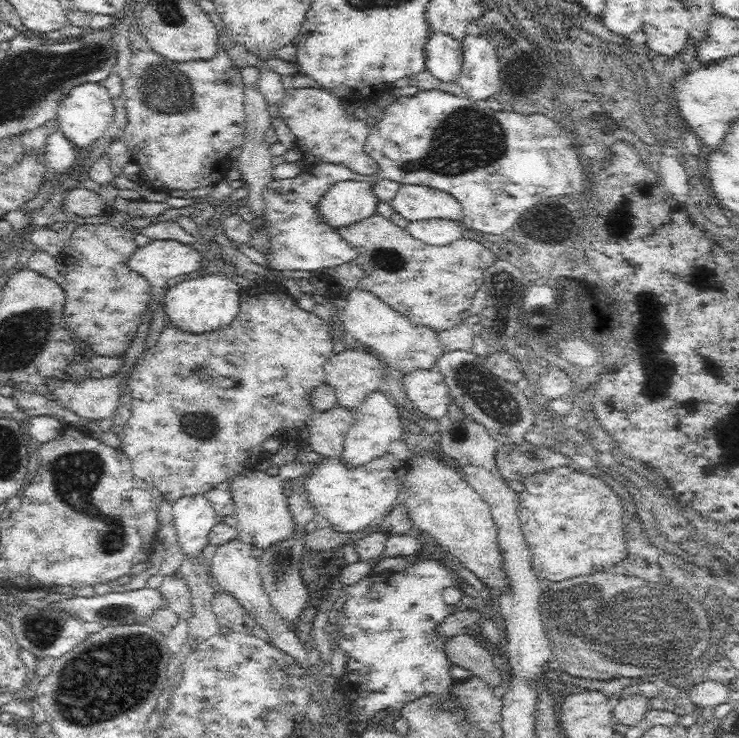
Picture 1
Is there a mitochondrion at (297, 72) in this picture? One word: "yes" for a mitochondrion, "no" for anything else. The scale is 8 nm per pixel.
no

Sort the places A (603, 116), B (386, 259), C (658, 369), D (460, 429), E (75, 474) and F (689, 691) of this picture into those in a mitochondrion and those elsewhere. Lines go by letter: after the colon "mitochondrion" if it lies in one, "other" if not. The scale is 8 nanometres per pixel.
A: other
B: mitochondrion
C: other
D: mitochondrion
E: mitochondrion
F: other

